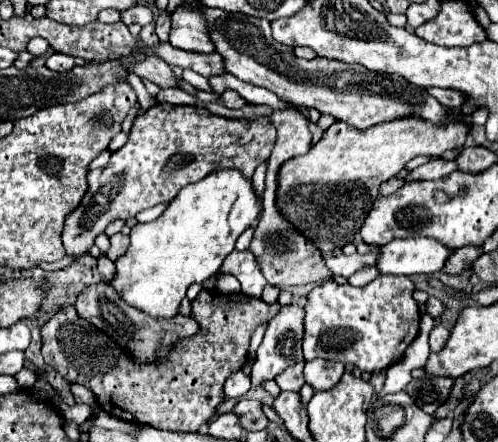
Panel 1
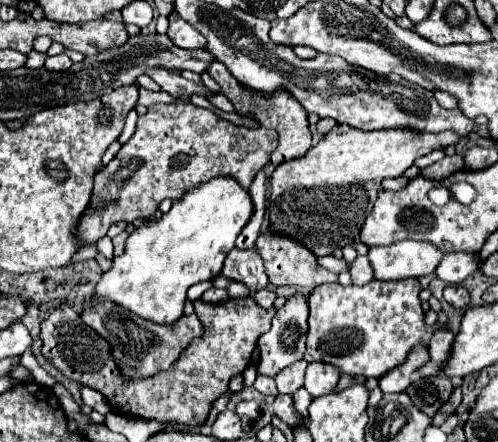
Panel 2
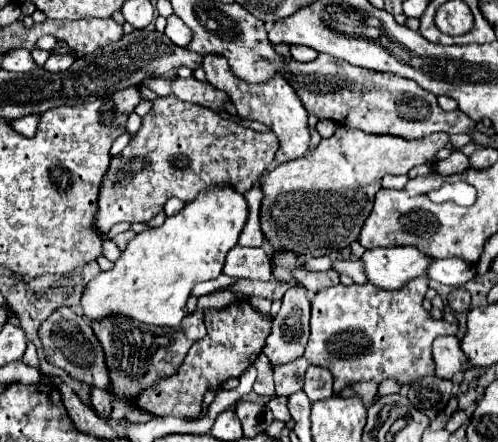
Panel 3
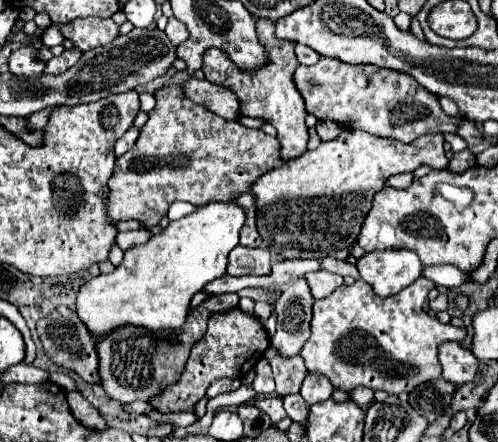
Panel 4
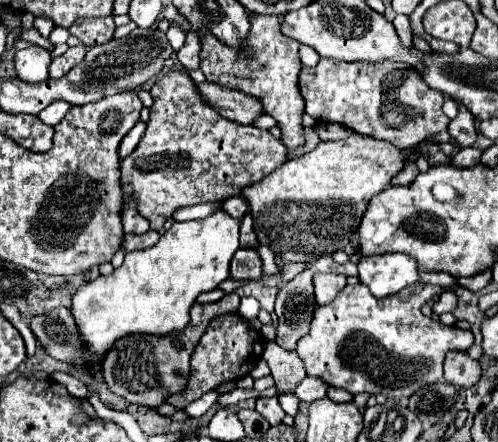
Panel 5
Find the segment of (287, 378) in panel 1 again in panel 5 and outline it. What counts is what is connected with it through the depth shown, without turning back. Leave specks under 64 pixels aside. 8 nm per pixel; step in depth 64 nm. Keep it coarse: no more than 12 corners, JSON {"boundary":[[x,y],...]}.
{"boundary":[[264,342],[268,362],[276,388],[294,392],[304,380],[304,364],[296,352]]}

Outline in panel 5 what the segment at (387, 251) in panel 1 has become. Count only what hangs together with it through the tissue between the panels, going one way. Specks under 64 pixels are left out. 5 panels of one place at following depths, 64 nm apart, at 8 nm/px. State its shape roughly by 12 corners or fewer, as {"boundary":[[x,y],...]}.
{"boundary":[[404,254],[364,256],[358,278],[376,298],[418,280]]}

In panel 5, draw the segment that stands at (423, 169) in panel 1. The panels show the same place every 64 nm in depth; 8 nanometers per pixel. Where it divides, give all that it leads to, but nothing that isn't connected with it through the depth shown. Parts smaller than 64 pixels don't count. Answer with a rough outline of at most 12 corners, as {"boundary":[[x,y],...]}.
{"boundary":[[462,148],[452,164],[460,168],[480,164],[480,148]]}

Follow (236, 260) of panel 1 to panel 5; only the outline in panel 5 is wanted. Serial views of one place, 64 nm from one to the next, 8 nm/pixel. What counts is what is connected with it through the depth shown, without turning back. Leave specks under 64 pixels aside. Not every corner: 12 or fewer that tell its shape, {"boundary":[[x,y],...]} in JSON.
{"boundary":[[240,248],[230,264],[234,280],[260,278],[254,248]]}

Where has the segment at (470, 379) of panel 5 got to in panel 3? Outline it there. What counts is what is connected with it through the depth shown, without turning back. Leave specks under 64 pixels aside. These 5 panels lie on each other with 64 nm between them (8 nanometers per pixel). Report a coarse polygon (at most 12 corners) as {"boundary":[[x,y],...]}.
{"boundary":[[456,336],[432,344],[436,376],[452,378],[470,370]]}

